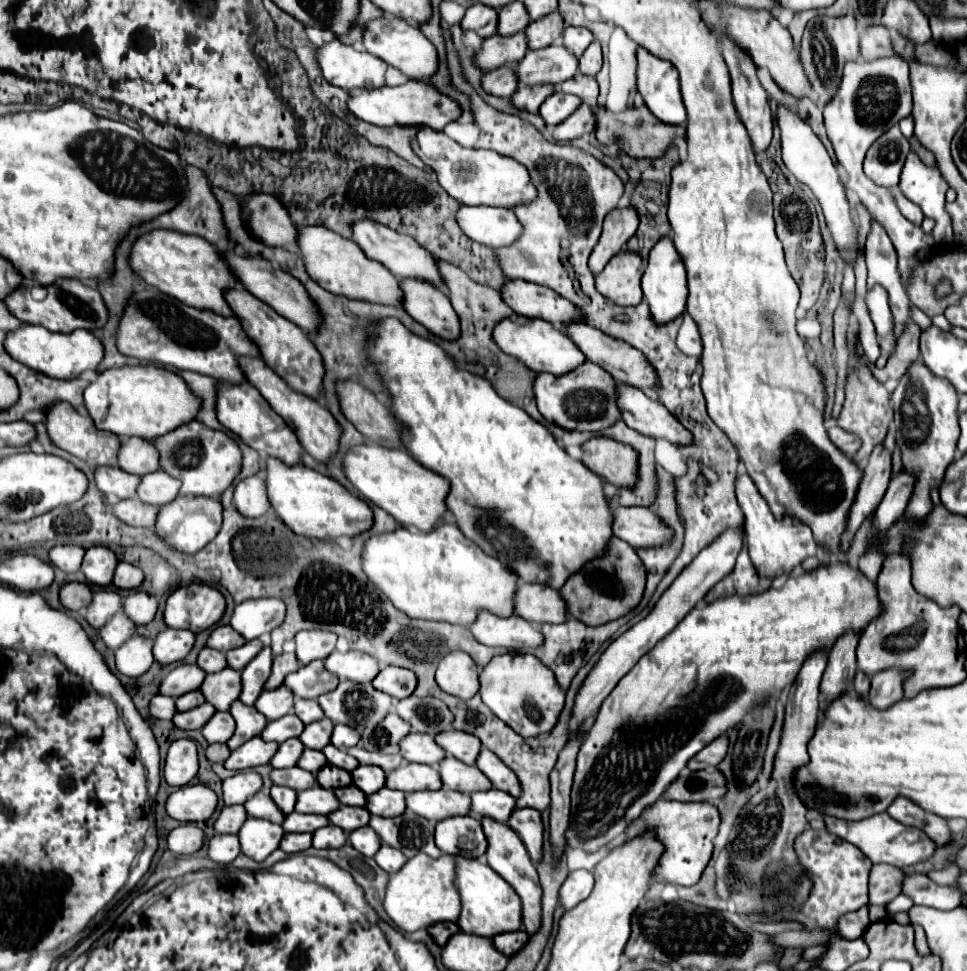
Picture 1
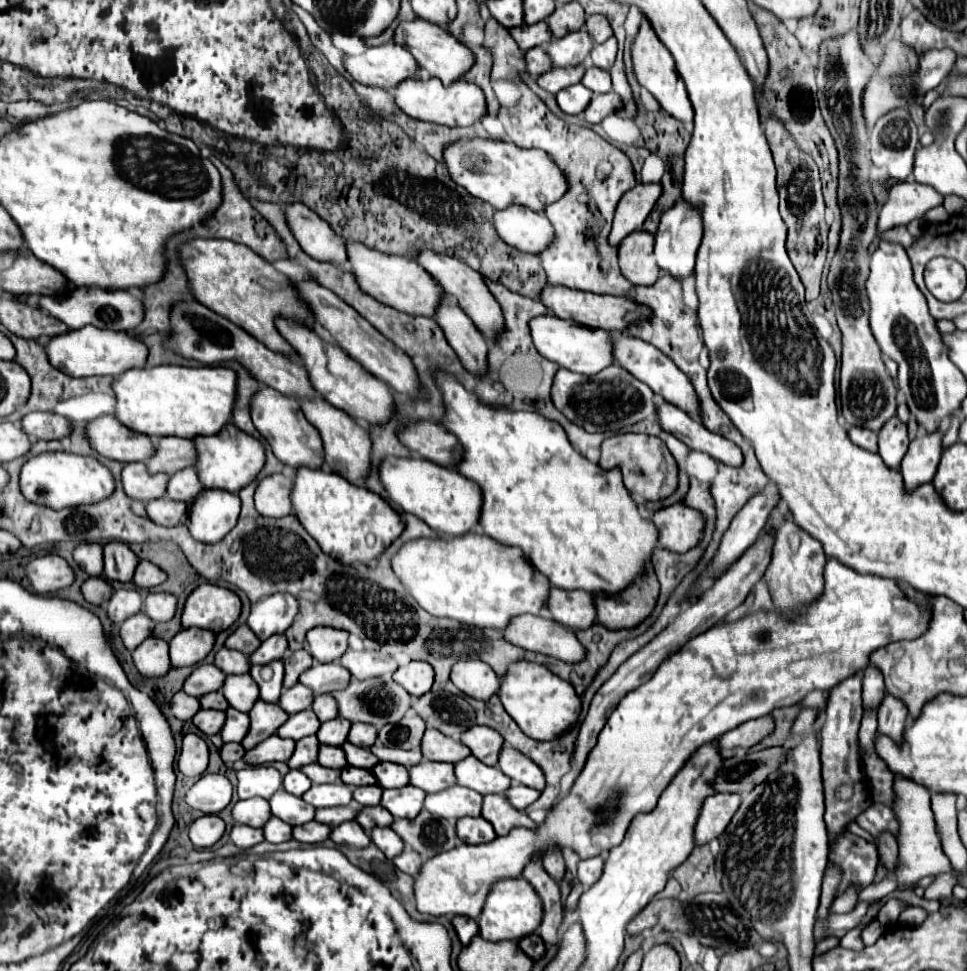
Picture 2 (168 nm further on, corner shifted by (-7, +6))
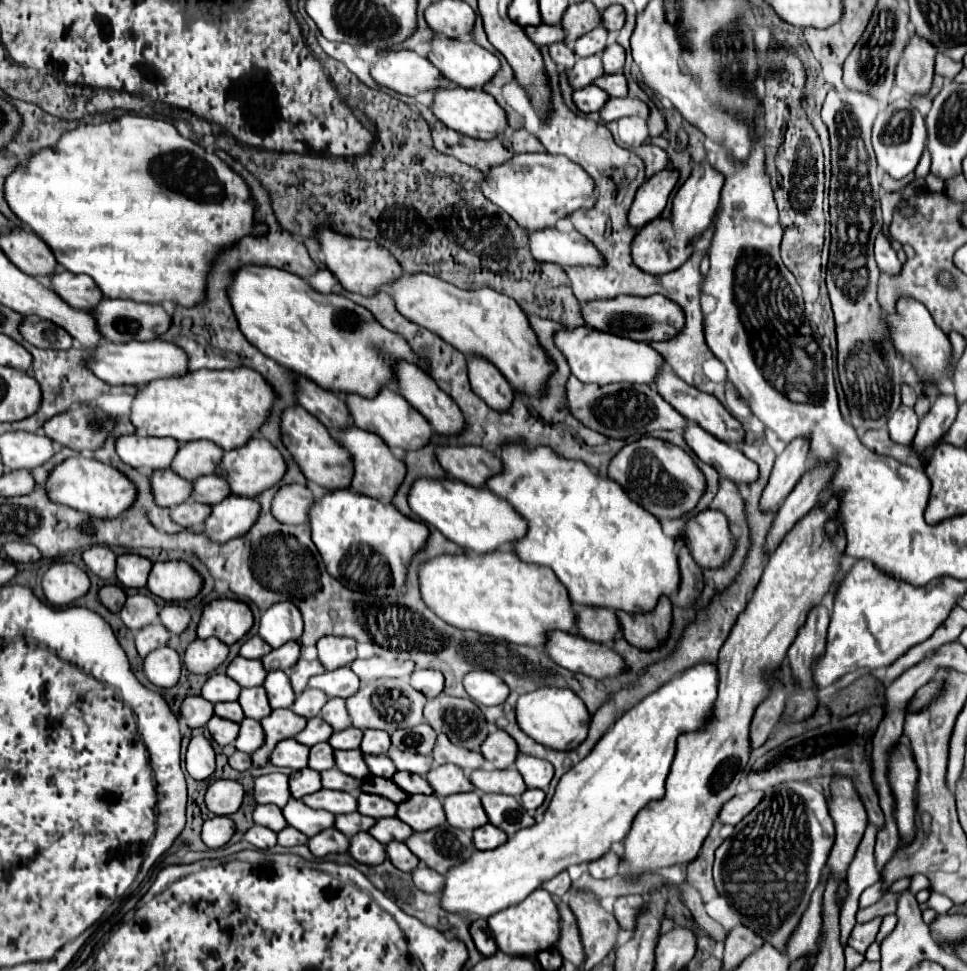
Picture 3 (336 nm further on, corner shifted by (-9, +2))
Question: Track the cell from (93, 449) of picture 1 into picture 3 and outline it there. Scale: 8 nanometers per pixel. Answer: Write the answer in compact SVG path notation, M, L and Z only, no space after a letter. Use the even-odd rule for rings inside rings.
M131 434L117 438L115 448L119 458L133 468L163 470L171 466L179 450L179 442L175 438L153 438Z

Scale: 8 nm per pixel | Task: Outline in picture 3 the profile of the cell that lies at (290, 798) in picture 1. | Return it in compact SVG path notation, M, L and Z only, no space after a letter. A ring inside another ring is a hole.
M303 768L297 770L289 776L289 786L291 786L291 794L293 798L303 798L307 794L313 794L317 790L321 790L321 778L317 770L311 768Z

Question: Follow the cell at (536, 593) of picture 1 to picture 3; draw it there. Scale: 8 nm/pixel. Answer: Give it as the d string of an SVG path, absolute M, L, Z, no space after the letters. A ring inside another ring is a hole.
M583 608L577 610L577 630L583 638L601 642L601 644L613 644L621 632L617 614L607 608Z

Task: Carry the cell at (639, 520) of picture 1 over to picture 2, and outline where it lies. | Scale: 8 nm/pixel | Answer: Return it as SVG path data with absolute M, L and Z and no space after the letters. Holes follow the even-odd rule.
M673 504L653 512L651 522L659 530L659 546L679 554L685 554L701 540L705 526L703 514L685 504Z

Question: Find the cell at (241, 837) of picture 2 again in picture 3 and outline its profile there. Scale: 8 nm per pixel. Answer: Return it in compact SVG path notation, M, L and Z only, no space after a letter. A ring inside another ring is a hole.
M253 826L247 830L245 834L245 840L251 842L255 848L261 848L261 850L267 850L267 848L273 848L277 844L277 834L265 826Z

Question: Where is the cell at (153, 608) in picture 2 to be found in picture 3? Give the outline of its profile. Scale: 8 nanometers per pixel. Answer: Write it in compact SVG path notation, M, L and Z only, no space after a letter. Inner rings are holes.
M169 602L169 604L165 604L165 606L161 608L159 618L161 618L163 626L165 626L171 634L181 634L181 632L189 626L189 622L191 622L189 610L187 610L185 606L173 604L173 602Z

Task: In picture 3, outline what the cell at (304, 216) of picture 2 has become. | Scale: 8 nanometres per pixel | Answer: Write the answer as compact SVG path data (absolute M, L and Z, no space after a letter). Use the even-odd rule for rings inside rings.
M321 228L319 232L321 234L317 238L321 242L325 264L337 276L337 280L345 290L351 290L355 294L377 294L377 290L381 290L383 286L389 286L395 280L405 276L405 272L401 270L401 264L389 254L389 250L385 250L383 246L377 246L377 242L341 236L331 232L329 228Z

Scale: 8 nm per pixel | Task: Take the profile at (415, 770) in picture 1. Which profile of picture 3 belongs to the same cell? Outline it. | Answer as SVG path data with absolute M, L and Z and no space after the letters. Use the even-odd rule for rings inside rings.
M445 764L445 766L435 766L427 774L429 784L433 786L437 798L447 798L449 794L457 792L475 792L477 788L469 782L469 776L455 764Z

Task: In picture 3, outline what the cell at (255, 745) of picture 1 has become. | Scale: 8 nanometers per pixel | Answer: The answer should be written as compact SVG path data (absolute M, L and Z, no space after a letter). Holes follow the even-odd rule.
M283 740L271 754L271 764L287 766L293 770L301 770L307 766L309 760L309 746L299 744L297 740Z

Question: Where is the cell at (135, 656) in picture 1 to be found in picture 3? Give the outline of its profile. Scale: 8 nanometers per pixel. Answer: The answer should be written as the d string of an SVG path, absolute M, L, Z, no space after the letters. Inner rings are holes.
M161 646L145 658L143 670L149 682L153 682L155 686L173 688L181 676L181 658L173 648Z

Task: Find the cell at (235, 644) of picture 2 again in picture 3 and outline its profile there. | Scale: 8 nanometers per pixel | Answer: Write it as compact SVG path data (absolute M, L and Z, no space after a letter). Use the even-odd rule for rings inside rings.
M253 636L253 638L249 638L243 646L241 646L241 656L243 658L263 658L265 654L269 654L273 648L263 640L263 638L259 638L259 636Z

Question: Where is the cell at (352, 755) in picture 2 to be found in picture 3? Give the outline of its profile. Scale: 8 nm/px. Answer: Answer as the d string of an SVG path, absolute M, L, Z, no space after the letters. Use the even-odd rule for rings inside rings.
M365 754L363 756L371 774L373 776L383 776L383 778L393 778L393 774L397 772L393 762L389 762L389 758L385 756L379 756L379 754Z

